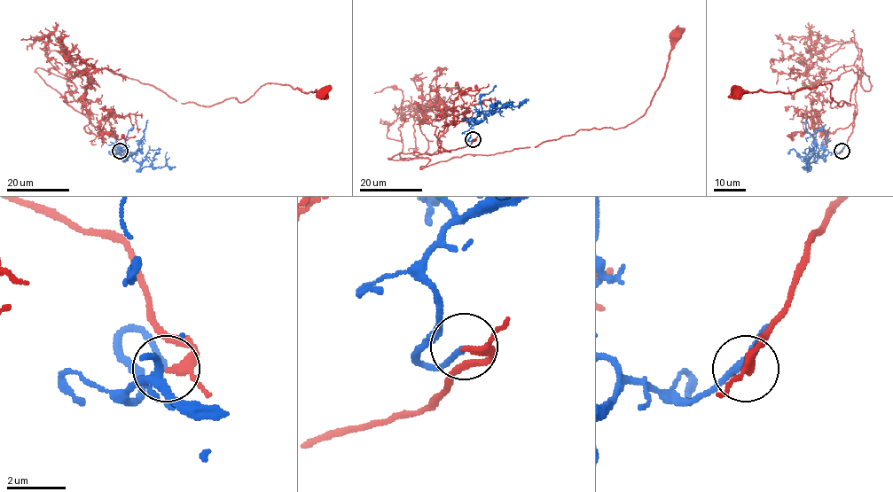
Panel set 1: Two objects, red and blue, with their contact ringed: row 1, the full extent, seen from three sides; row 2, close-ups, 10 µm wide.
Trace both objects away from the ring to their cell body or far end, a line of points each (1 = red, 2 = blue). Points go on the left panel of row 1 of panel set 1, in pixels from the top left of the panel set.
1: (120, 151), (35, 69), (73, 91), (73, 76), (107, 68), (204, 105), (270, 83), (320, 92)
2: (120, 151), (115, 146), (115, 153), (130, 155), (136, 161), (142, 161), (140, 168), (162, 167), (167, 152)

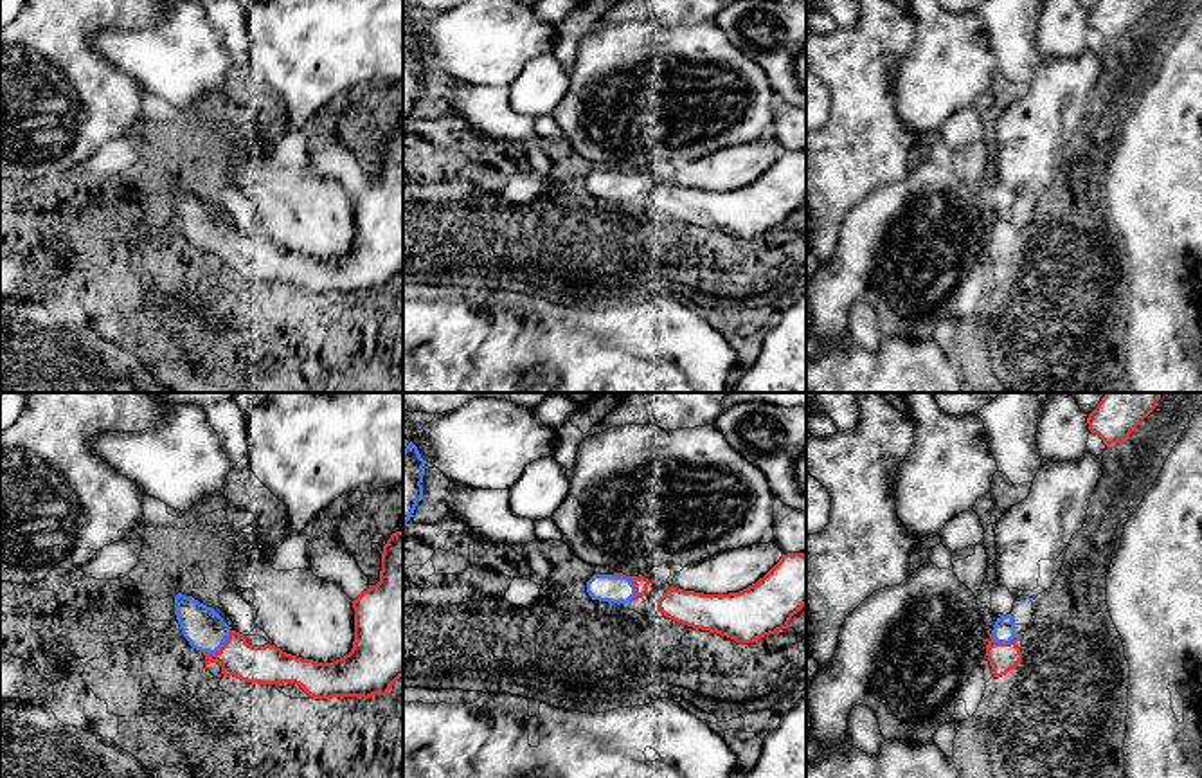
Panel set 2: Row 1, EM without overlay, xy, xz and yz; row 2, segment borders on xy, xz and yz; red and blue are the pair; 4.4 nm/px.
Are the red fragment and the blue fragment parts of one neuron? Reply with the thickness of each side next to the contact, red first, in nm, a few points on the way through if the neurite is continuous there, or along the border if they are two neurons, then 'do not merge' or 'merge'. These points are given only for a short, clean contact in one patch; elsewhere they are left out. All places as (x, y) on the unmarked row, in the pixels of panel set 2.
70 nm thick on the red side, 130 nm on the other; merge

